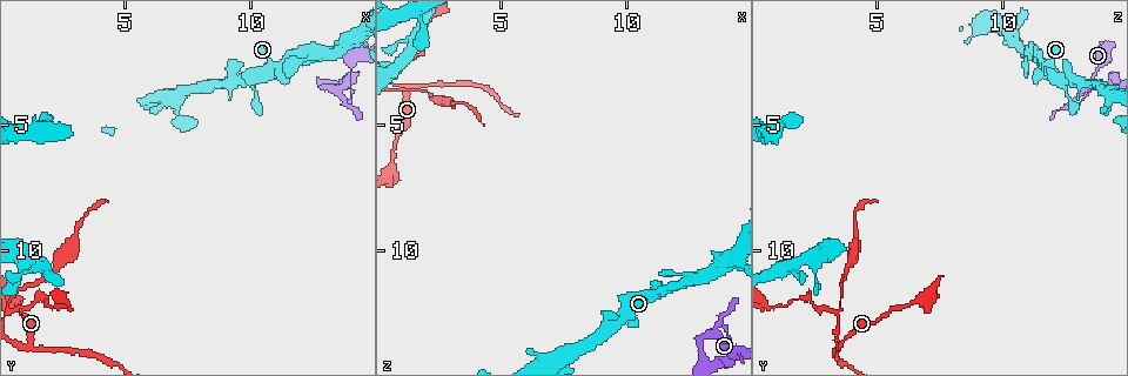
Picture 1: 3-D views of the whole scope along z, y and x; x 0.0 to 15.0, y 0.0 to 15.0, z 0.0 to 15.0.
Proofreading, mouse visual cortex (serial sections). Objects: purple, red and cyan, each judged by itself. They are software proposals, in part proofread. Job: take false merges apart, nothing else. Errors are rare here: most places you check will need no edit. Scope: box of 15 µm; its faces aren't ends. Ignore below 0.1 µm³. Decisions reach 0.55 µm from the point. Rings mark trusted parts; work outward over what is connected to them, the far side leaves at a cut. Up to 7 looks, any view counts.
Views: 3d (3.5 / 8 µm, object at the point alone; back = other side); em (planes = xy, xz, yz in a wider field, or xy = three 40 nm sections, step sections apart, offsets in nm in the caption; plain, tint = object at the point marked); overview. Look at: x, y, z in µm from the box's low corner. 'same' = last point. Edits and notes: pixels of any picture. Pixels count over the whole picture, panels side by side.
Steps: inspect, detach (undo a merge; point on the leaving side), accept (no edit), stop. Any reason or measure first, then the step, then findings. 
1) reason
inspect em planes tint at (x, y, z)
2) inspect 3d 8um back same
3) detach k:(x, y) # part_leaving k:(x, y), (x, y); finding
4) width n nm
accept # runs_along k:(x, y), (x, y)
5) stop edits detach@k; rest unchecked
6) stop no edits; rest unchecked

sharp bend
inspect 3d 8um at (1.2, 13.8, 3.5)

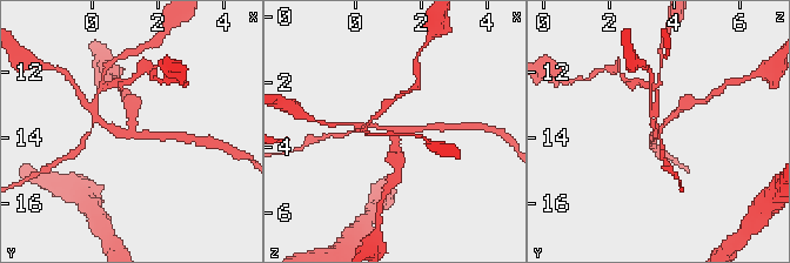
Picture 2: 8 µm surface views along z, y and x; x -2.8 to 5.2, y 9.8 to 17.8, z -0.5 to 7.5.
inspect em xy step 3 tint at (1.2, 13.7, 3.6)

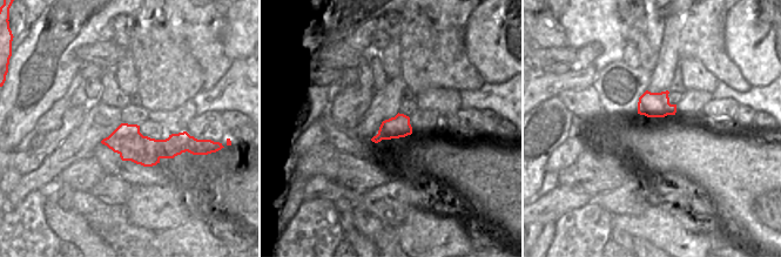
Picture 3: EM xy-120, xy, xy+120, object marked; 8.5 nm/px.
arm_widths 150, 150, 200 nm
detach 2:(158, 135) # a second cell is stuck on

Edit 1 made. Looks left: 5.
inspect overview

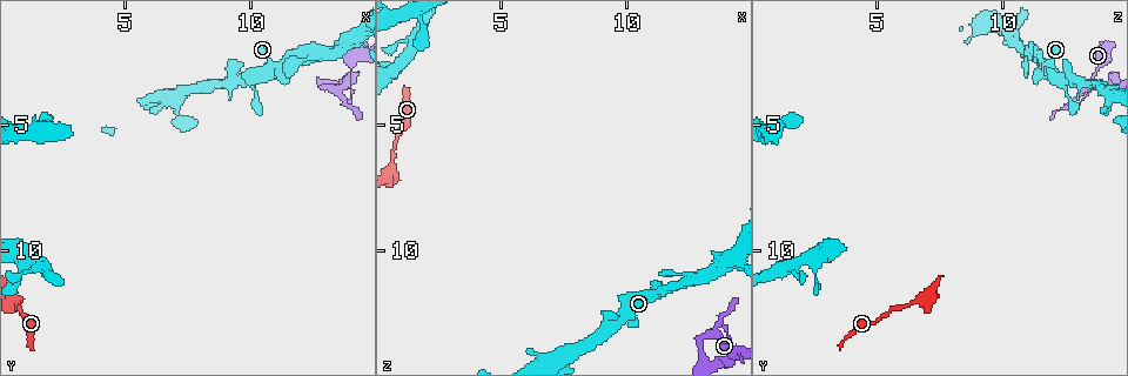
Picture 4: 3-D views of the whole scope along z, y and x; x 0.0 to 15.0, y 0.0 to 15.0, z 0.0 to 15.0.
thin arm on a thick one
inspect 3d 8um back at (14.3, 1.7, 10.7)

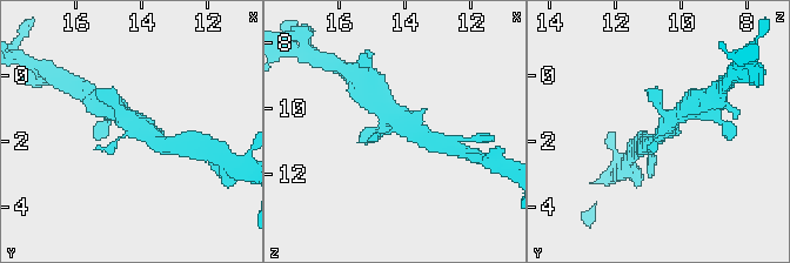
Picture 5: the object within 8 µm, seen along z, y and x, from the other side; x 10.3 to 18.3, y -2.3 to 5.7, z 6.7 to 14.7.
need the tissue
inspect em xy step 3 tint at (14.3, 1.8, 10.7)

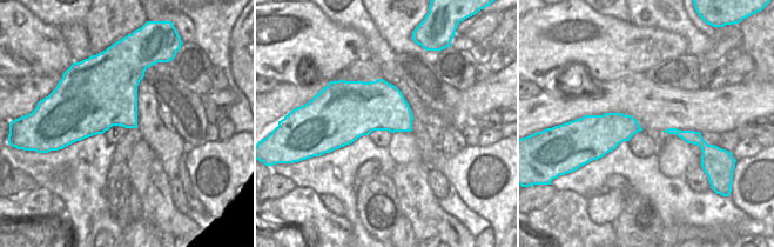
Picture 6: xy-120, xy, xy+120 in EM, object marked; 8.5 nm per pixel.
accept # runs_along 5:(155, 141), (140, 127), (119, 137), (109, 153); continuous, no second cell

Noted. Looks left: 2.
stop edits detach@2; rest unchecked

